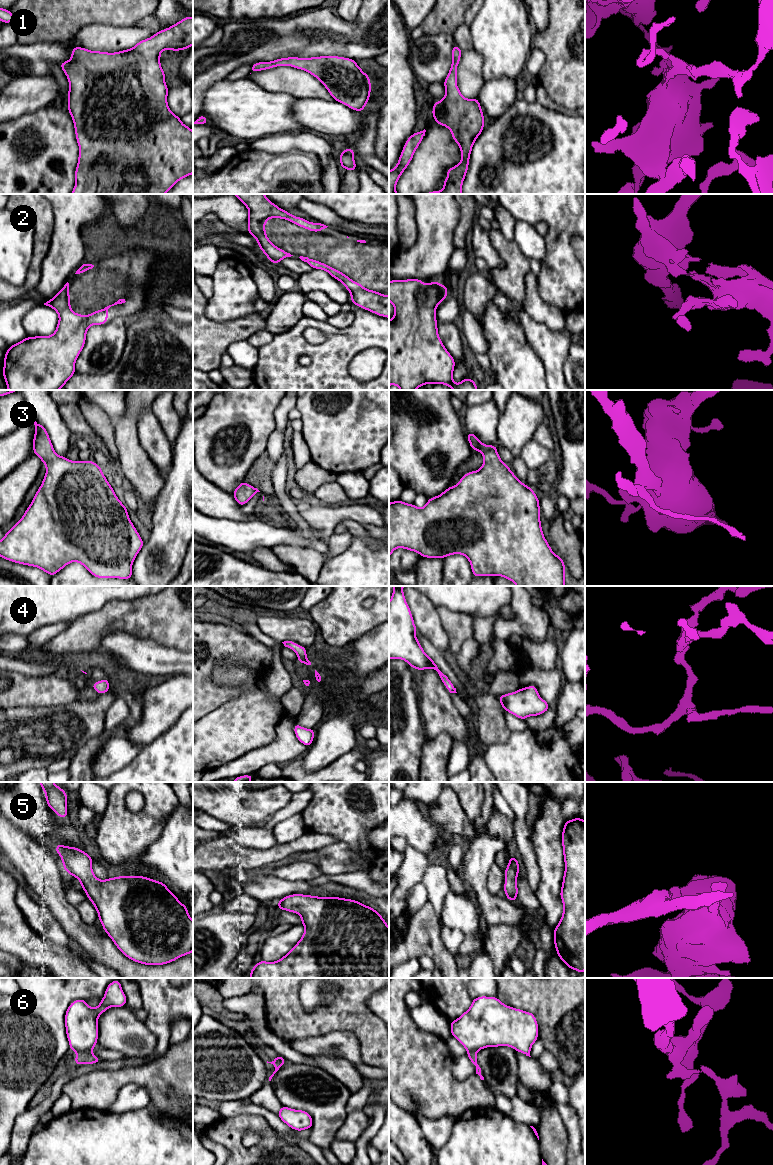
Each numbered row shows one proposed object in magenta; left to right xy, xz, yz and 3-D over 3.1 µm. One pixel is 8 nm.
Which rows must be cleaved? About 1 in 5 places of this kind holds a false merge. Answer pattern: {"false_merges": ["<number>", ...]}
{"false_merges": ["6"]}

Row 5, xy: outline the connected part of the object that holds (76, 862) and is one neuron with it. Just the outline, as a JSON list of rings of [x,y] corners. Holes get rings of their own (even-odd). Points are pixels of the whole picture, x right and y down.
[[[61,843],[55,850],[61,856],[64,870],[80,881],[81,888],[97,910],[104,932],[127,958],[144,965],[165,965],[193,952],[193,920],[186,905],[163,882],[145,876],[117,876],[99,880],[93,873],[92,856],[77,847],[63,846]]]

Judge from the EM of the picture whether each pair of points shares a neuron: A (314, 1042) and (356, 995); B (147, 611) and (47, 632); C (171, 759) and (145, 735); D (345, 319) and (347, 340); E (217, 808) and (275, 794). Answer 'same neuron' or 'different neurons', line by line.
A: different neurons
B: different neurons
C: different neurons
D: different neurons
E: same neuron

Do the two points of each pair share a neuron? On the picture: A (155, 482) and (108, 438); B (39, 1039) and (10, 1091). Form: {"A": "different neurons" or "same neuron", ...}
{"A": "different neurons", "B": "same neuron"}

